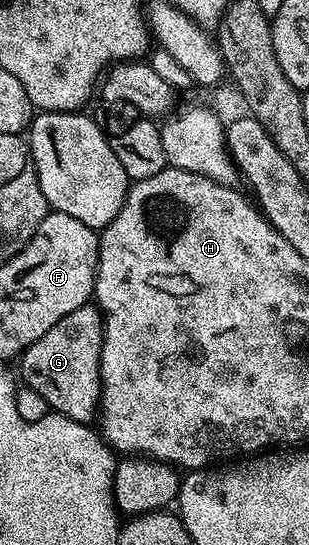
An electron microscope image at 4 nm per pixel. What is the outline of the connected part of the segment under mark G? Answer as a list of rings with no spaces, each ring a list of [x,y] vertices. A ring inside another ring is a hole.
[[[87,304],[68,312],[64,320],[52,324],[36,344],[20,356],[20,378],[32,392],[40,392],[48,400],[51,411],[77,422],[95,421],[102,401],[100,352],[102,351],[102,312],[97,305]],[[94,418],[94,419],[93,419]]]

